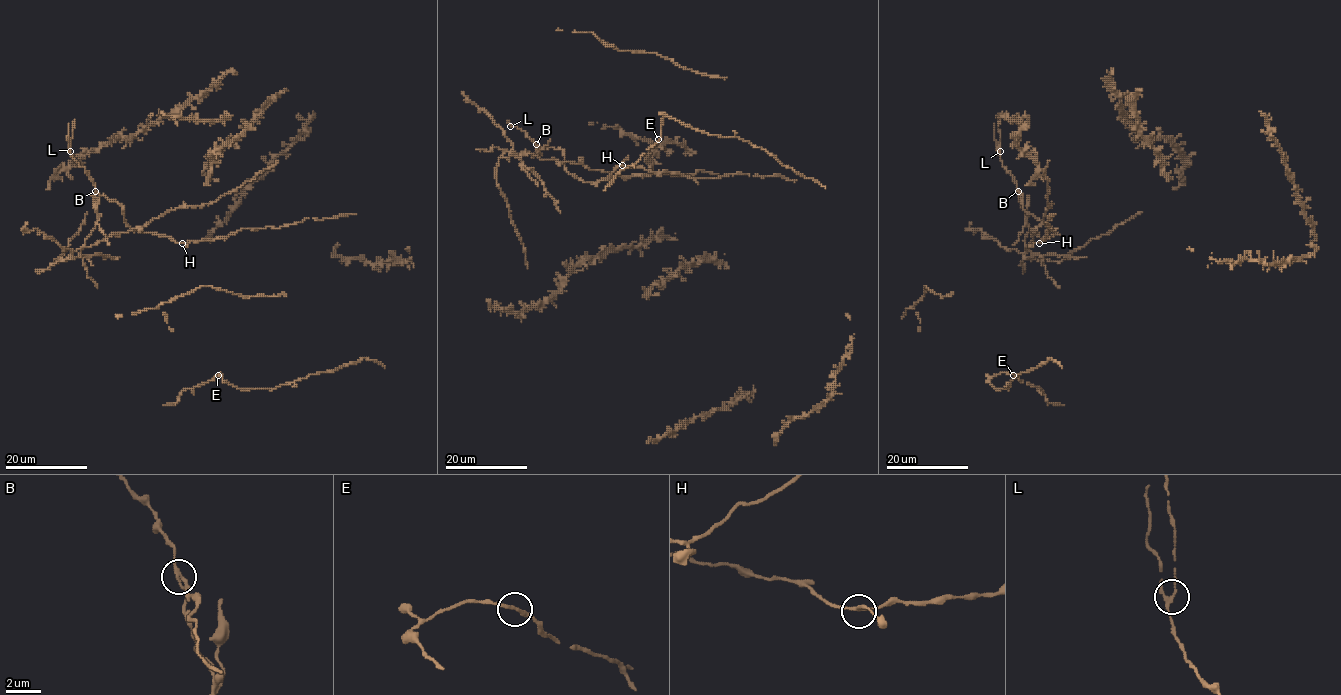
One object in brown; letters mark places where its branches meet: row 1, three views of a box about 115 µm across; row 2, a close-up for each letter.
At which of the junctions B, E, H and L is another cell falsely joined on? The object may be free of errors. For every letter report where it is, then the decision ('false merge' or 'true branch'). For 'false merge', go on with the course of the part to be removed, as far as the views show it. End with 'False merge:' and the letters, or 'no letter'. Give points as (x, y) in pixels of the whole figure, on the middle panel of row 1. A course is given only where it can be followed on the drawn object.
B: at (536, 144); false merge; foreign part runs (536, 145), (538, 153), (526, 154), (624, 176), (692, 174), (698, 170), (719, 175)
E: at (658, 139); true branch
H: at (622, 165); true branch
L: at (510, 126); true branch
False merge: B

